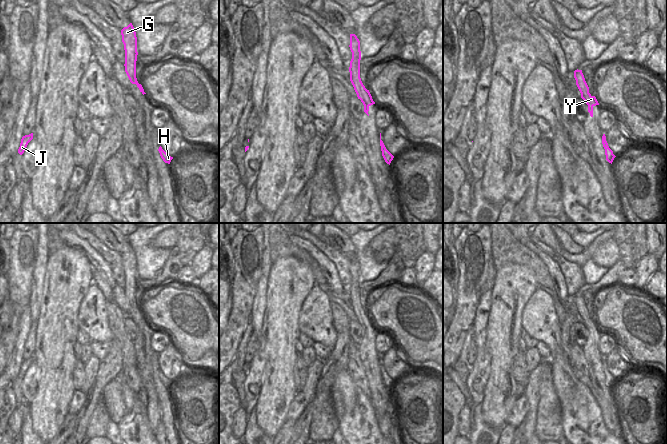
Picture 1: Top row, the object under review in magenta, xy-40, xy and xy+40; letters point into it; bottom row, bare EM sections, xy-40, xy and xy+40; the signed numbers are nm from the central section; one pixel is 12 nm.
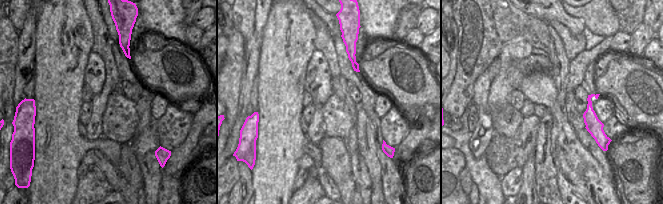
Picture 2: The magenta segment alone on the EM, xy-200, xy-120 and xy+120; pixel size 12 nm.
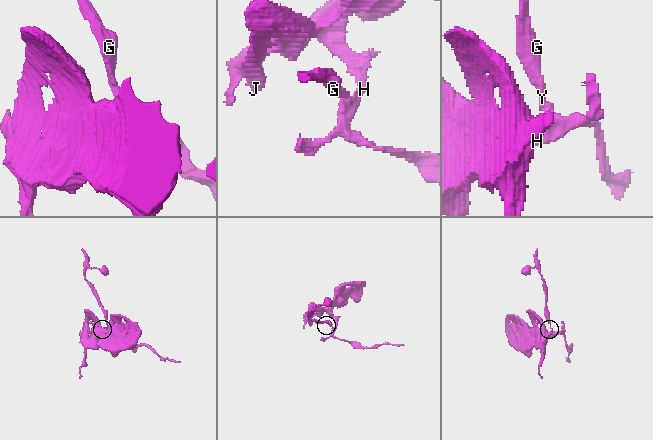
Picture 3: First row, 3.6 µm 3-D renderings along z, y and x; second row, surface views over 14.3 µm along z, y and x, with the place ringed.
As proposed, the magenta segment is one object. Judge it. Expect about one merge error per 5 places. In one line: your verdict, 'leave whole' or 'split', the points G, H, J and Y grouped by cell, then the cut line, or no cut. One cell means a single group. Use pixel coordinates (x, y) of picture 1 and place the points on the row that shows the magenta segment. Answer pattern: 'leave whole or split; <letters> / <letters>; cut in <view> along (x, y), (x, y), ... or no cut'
split; G Y / H J; cut in xy along (380, 140), (381, 145)

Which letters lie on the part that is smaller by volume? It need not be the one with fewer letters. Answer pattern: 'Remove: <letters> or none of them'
Remove: G, Y

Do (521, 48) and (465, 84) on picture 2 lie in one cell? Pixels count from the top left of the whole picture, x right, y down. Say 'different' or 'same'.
different

